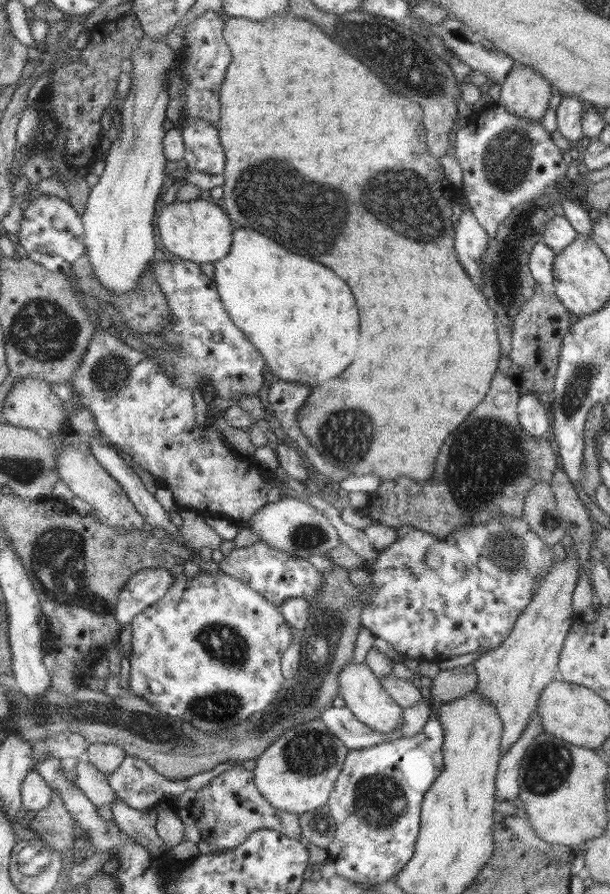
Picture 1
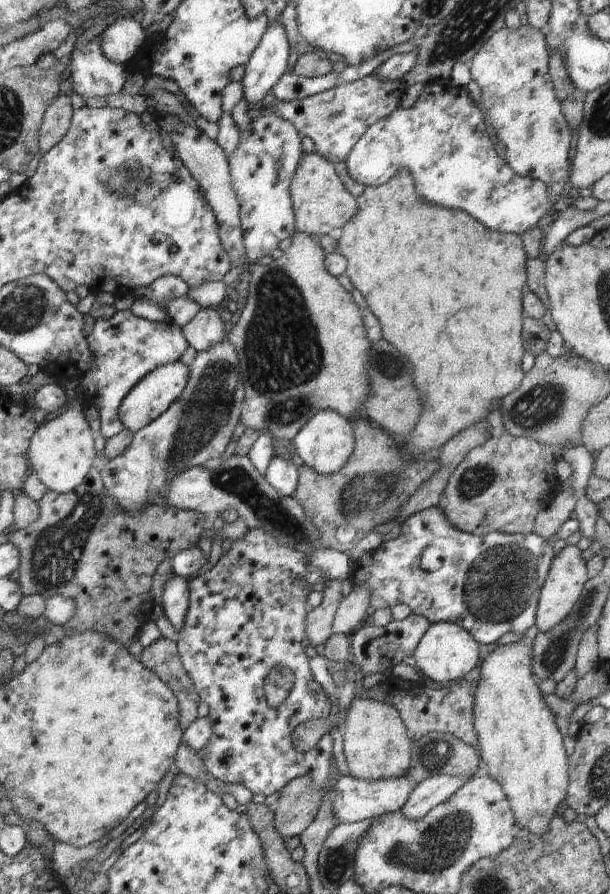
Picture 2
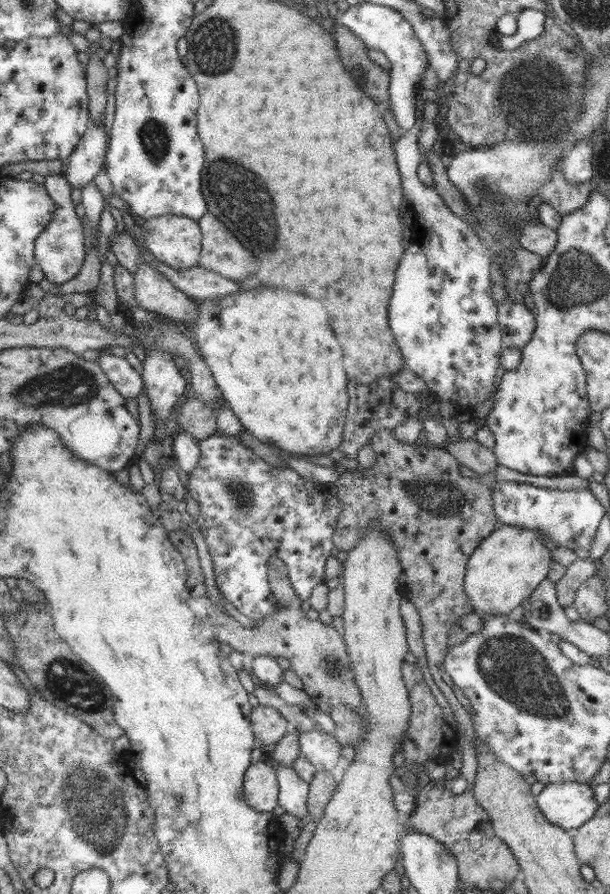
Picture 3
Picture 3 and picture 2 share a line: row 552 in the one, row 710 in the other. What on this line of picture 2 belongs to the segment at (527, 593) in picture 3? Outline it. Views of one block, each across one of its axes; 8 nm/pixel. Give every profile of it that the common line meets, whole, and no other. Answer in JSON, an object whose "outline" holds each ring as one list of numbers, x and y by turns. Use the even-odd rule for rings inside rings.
{"outline":[[534,625,517,642,491,648,480,666,473,725,479,738,479,755,488,766,489,775,508,797,516,827,541,835,547,831,550,819,558,813,558,804,567,795,569,756,555,716,542,698,538,680,533,675,533,642,538,633]]}

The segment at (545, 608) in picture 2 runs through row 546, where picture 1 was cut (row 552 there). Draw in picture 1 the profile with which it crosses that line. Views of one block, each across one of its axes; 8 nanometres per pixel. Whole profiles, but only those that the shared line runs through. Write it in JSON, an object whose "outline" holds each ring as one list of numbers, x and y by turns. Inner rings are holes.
{"outline":[[574,546,568,549,566,558,556,561,548,576,540,581,540,588,534,592,523,615,518,616,506,640,471,664,475,668,477,692,494,705,502,722,502,754,509,751,528,726,530,716,537,712,541,692,559,677,559,657,576,616,572,594,578,582,578,559,577,549]]}

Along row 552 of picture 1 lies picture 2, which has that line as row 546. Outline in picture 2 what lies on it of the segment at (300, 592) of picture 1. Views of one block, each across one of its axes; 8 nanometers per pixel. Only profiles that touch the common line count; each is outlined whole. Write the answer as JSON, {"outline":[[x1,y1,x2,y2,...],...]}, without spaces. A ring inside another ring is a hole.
{"outline":[[258,527,247,529,237,541,232,541,230,549,221,554,213,568,189,582,189,605,175,643,196,692,209,706,207,717,213,733,206,748,208,759,203,763,213,778,226,783,245,784,253,794,268,796,279,793,287,782,308,775,313,787,323,796,328,790,328,781,334,776,330,759,333,739,329,734,324,734,314,750,305,753,297,752,291,739,294,727,311,720,329,718,335,712,328,694,314,679,308,665,309,658,301,644,307,638,305,620,312,592,312,585,306,581,309,565,306,553,284,546],[276,668,290,669,295,682,288,698,273,709,268,706,263,686,265,678]]}

